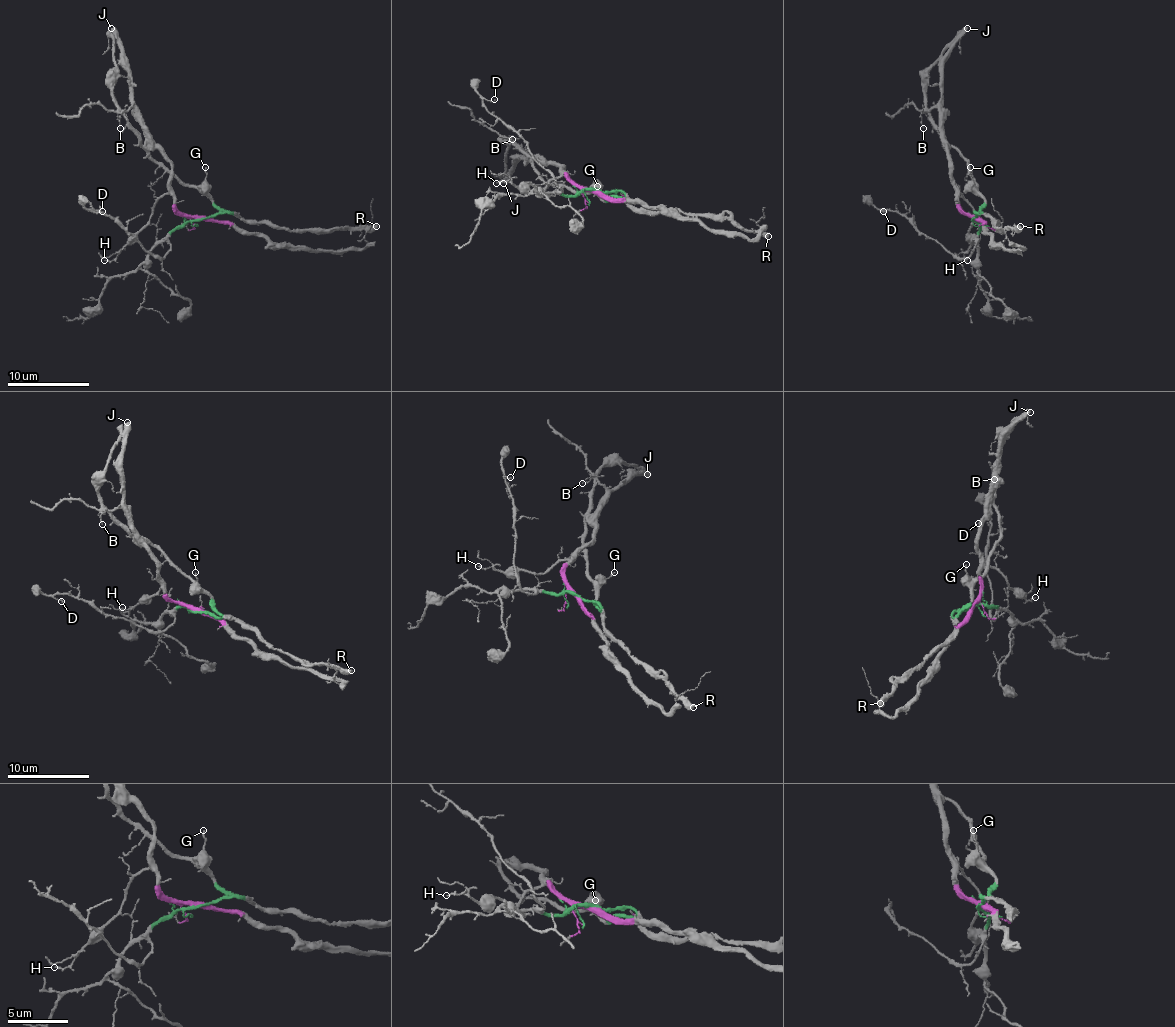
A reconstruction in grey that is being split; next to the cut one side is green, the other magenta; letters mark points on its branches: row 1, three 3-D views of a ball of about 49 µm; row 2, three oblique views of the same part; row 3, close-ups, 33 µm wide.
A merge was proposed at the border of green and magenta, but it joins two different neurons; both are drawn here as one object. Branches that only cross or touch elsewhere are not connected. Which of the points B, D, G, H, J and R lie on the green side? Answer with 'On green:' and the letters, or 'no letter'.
On green: D, G, R

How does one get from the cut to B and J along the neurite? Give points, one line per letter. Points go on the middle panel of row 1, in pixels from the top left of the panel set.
B: (591, 189), (577, 187), (565, 175), (563, 167), (532, 158), (511, 140)
J: (591, 189), (577, 187), (565, 175), (563, 167), (534, 158), (521, 158), (503, 183)

